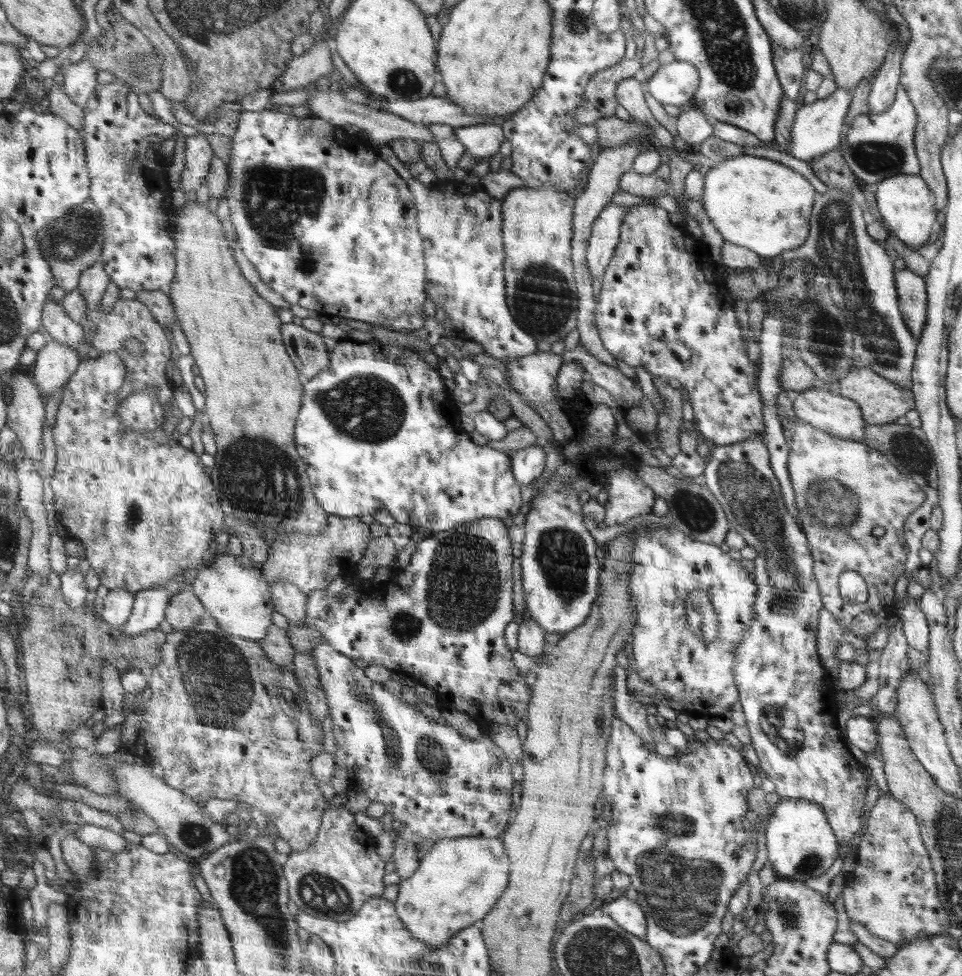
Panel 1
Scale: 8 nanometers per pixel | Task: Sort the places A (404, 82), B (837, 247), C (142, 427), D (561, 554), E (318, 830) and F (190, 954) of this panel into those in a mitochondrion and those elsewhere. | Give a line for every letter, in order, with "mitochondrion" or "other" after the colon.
A: mitochondrion
B: mitochondrion
C: other
D: mitochondrion
E: other
F: other

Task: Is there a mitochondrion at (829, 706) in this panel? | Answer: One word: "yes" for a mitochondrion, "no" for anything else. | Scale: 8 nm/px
no

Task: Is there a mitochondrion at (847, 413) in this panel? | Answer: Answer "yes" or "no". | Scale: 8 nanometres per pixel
no

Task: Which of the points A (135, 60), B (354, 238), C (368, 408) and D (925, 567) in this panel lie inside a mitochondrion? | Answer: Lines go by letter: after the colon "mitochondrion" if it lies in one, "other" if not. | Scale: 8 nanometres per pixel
A: mitochondrion
B: other
C: mitochondrion
D: other

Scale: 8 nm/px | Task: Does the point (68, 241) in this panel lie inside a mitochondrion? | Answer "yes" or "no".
yes

